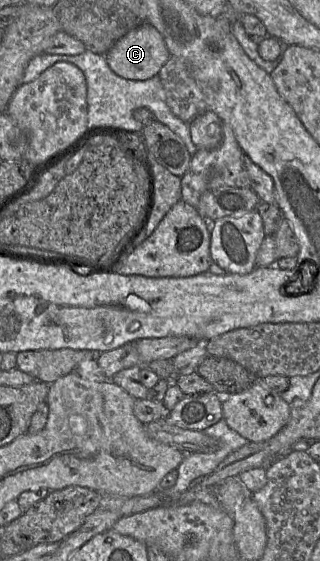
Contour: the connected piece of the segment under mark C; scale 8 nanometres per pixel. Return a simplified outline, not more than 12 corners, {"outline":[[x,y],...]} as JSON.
{"outline":[[147,22],[105,54],[114,73],[136,81],[158,75],[170,57]]}

